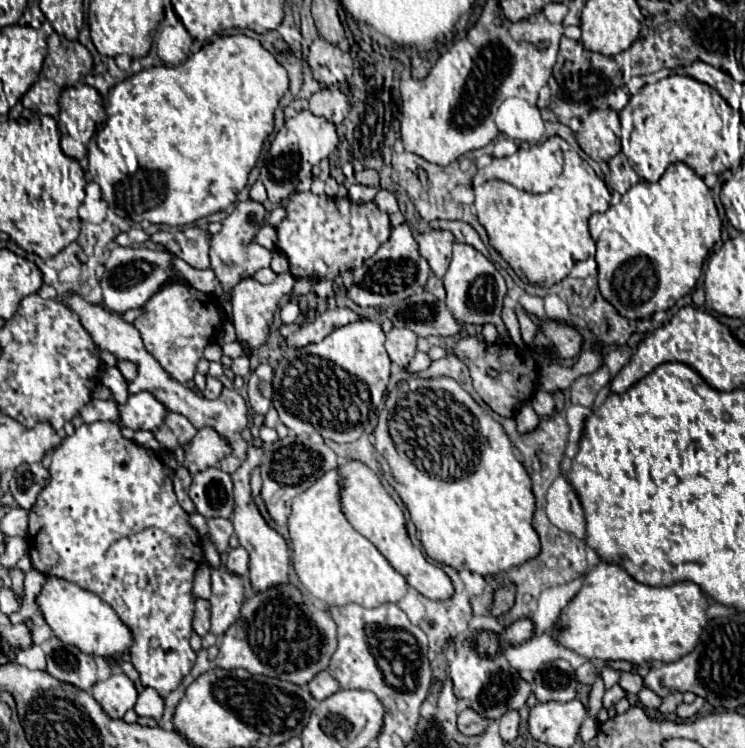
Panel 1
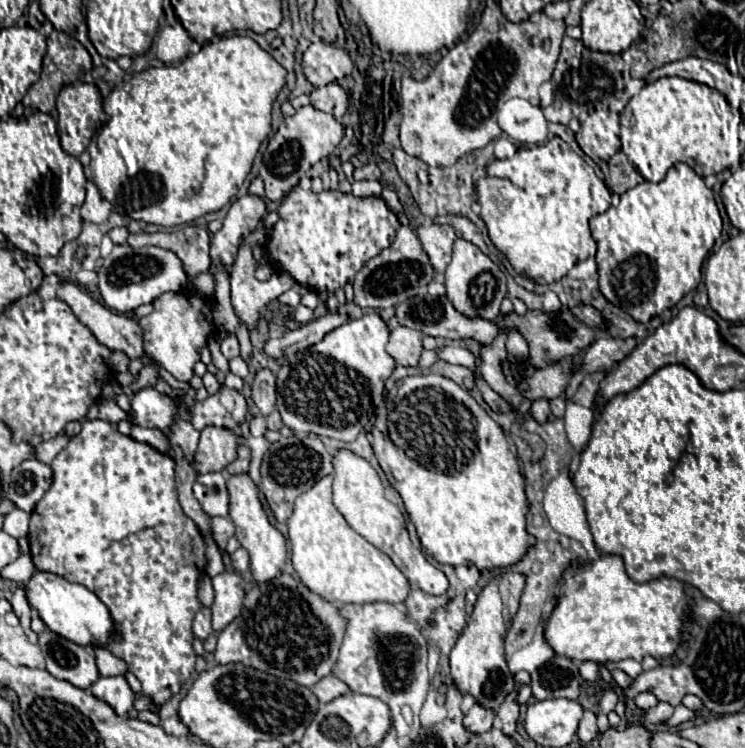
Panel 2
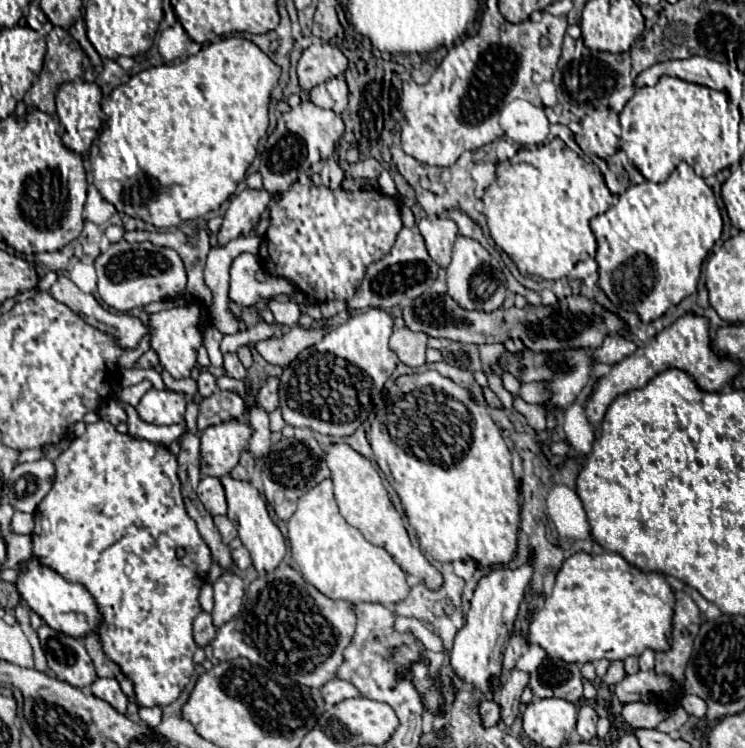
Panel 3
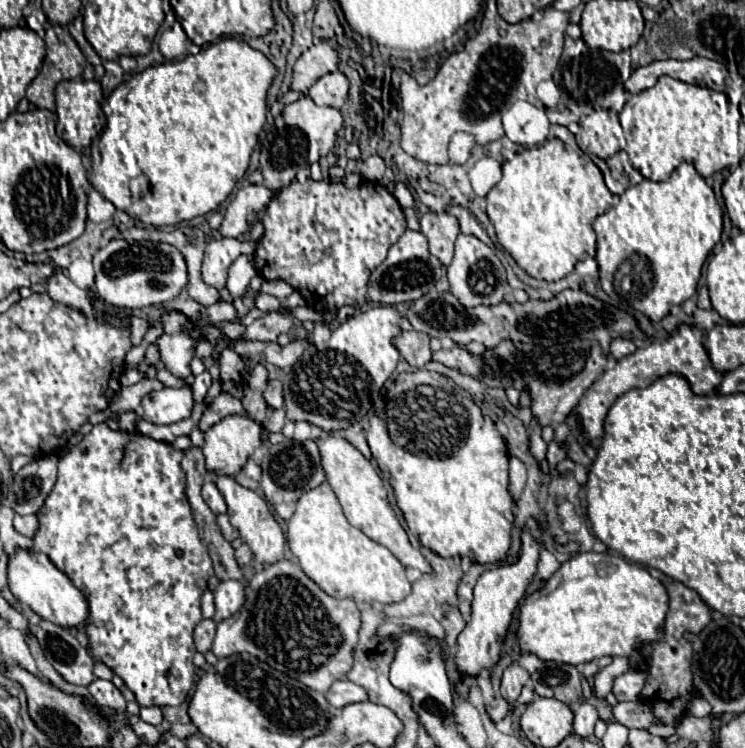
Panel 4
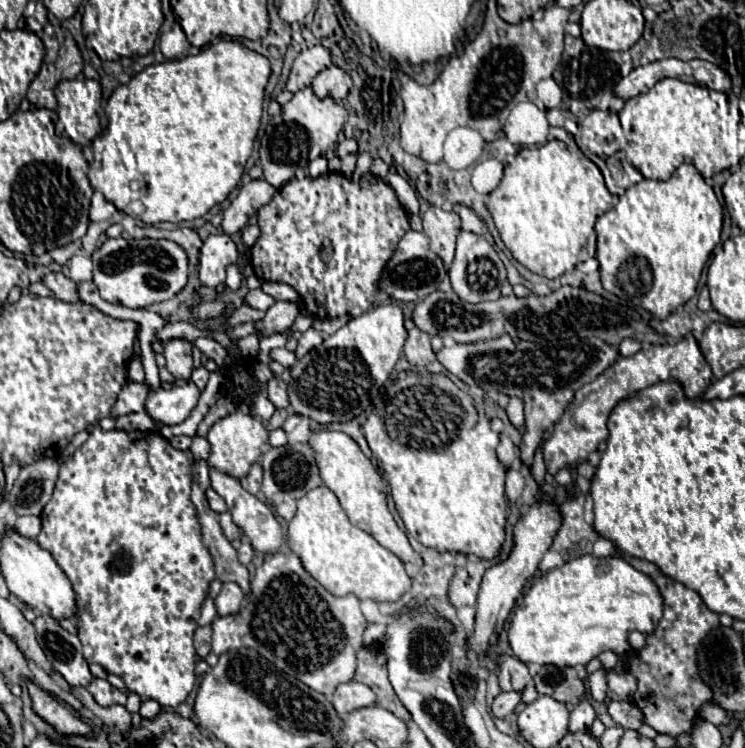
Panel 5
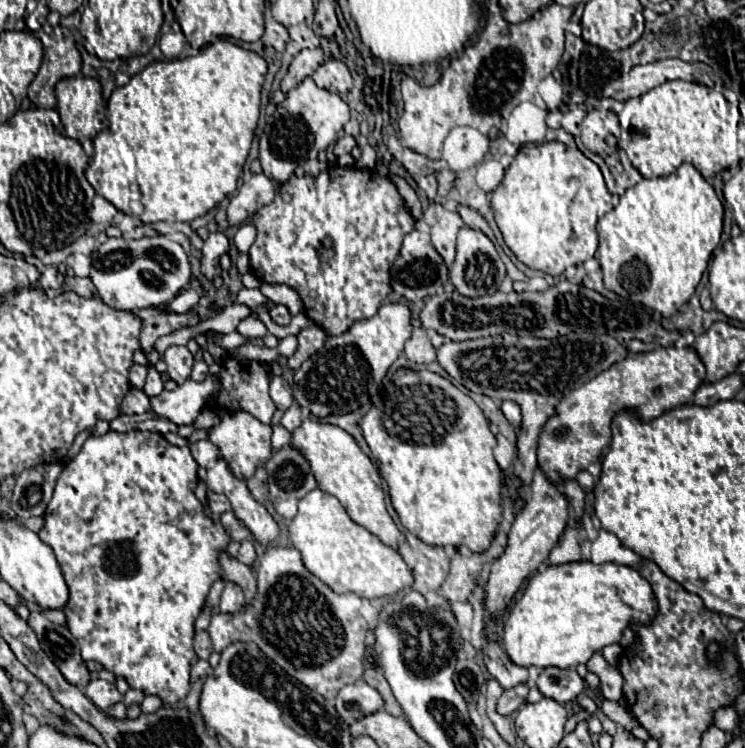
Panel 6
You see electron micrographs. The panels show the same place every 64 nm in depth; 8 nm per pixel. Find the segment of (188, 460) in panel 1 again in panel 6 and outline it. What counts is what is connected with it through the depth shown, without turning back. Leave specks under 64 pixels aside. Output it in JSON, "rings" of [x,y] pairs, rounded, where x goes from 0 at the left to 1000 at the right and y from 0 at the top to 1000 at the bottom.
{"rings":[[[319,548],[319,551],[303,553],[295,561],[295,567],[290,567],[290,572],[285,572],[279,586],[293,599],[295,612],[306,620],[309,631],[322,642],[333,642],[341,634],[341,628],[346,626],[346,620],[357,618],[362,612],[362,607],[365,607],[362,580],[365,580],[365,572],[360,567],[352,567],[349,561],[344,561],[333,551]]]}

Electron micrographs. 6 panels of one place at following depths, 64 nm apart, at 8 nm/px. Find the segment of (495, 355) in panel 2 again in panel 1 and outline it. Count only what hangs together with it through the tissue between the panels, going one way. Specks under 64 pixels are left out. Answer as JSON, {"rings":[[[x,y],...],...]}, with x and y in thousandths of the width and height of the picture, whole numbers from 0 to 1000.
{"rings":[[[609,326],[609,342],[604,358],[593,374],[599,385],[599,406],[607,422],[612,422],[612,428],[620,433],[636,433],[636,436],[663,433],[671,444],[668,457],[674,457],[674,447],[679,444],[679,436],[671,420],[674,420],[674,401],[679,396],[679,377],[674,366],[663,358],[663,353],[634,329]]]}

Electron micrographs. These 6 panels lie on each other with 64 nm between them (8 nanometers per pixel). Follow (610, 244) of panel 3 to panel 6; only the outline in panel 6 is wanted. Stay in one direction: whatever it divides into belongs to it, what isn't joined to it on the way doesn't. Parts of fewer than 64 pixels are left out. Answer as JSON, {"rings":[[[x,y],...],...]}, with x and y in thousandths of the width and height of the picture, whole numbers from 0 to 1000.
{"rings":[[[915,219],[897,238],[872,238],[843,251],[832,262],[830,275],[803,294],[805,316],[805,356],[811,364],[811,382],[838,398],[856,401],[859,406],[899,425],[932,393],[942,364],[950,358],[956,334],[964,329],[970,306],[972,278],[958,251],[942,238],[929,219]]]}

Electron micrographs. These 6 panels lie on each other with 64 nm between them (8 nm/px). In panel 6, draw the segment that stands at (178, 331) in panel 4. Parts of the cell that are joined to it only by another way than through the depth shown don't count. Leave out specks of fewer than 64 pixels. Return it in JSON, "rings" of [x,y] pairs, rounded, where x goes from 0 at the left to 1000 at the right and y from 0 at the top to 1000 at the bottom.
{"rings":[[[228,463],[220,473],[220,484],[226,489],[228,505],[239,513],[247,513],[255,505],[260,476],[250,463]]]}

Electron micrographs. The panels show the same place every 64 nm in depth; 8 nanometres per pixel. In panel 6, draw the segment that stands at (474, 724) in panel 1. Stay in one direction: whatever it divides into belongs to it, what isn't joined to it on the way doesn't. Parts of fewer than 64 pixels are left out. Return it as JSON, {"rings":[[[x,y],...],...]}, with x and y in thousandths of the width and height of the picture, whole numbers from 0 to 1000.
{"rings":[[[695,914],[695,917],[679,922],[679,925],[668,933],[668,941],[666,941],[668,955],[685,957],[687,952],[695,949],[695,944],[703,941],[706,930],[709,930],[709,917],[706,917],[706,914]]]}

